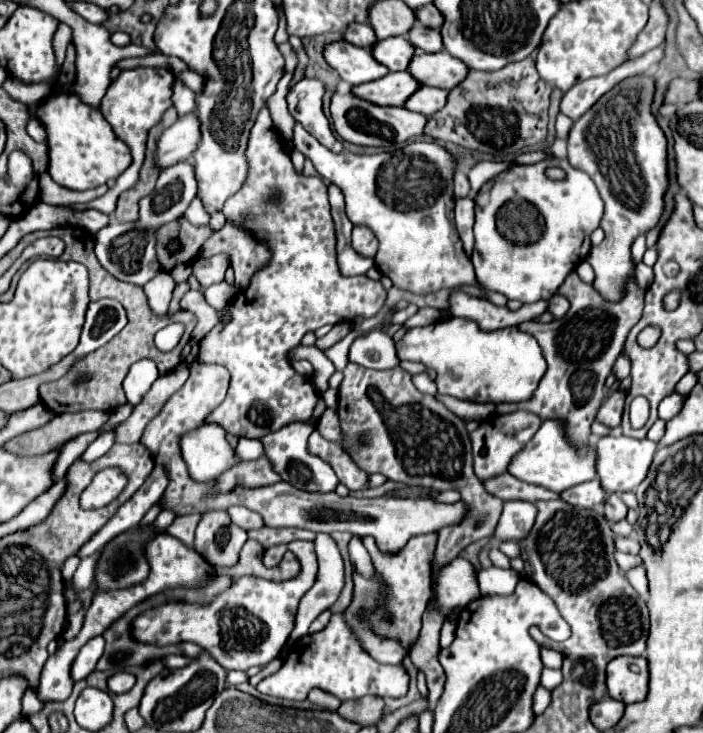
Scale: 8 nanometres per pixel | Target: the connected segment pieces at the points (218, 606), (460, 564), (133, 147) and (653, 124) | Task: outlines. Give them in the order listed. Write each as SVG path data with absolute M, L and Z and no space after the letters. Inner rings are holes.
M292 542L286 546L296 554L301 562L306 562L308 570L298 572L298 576L286 582L270 582L264 578L242 576L230 588L222 592L212 604L198 606L186 602L170 602L140 614L134 620L132 636L142 642L152 642L158 646L176 644L176 642L194 642L208 650L216 662L226 670L248 670L252 666L262 666L278 656L284 642L288 640L294 628L294 616L300 598L314 584L318 570L317 556L314 544Z
M466 558L452 560L446 568L442 568L442 574L438 576L438 606L444 610L466 606L472 600L480 596L478 580L476 580L476 568Z
M134 68L134 70L120 72L120 76L108 86L108 90L106 90L106 94L104 94L104 98L100 102L100 112L108 120L108 124L112 126L114 134L130 148L132 164L124 170L124 174L120 174L120 178L116 180L116 186L110 188L104 196L100 196L100 198L96 198L87 204L76 204L72 208L76 208L76 210L92 208L106 212L106 214L112 214L115 211L118 196L138 184L140 168L144 164L148 130L154 124L158 124L162 114L170 108L170 104L172 104L170 102L170 98L172 98L172 82L174 82L174 74L168 68Z
M632 76L616 84L606 96L602 96L582 118L578 118L570 130L568 136L568 162L586 172L594 184L598 186L598 192L604 200L604 216L600 222L600 228L604 230L604 240L596 248L592 248L590 256L586 258L592 268L594 268L594 288L600 292L600 296L608 302L616 302L626 294L626 284L630 278L636 274L636 264L632 262L632 242L640 236L646 234L650 228L654 228L662 214L664 214L664 194L668 190L668 140L666 134L662 132L656 116L652 114L652 102L654 102L654 92L656 92L656 82L652 76Z

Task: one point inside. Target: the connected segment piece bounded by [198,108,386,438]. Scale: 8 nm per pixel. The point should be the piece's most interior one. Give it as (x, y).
(300, 290)

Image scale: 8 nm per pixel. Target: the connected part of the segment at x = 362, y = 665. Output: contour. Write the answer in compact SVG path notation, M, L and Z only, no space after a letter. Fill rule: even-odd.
M341 612L331 616L330 624L322 632L298 640L298 648L290 648L290 656L286 656L282 668L272 676L264 678L256 686L256 690L274 698L304 700L312 688L322 688L324 692L336 696L340 702L346 702L364 696L402 698L408 694L408 684L410 674L404 666L378 664L366 650L362 650L356 632Z

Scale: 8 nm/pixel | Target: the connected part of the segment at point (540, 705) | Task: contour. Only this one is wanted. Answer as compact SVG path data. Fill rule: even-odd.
M540 686L540 688L536 690L536 694L534 694L534 712L536 712L536 714L542 714L542 712L548 708L550 700L552 700L550 690L546 690L544 686Z

